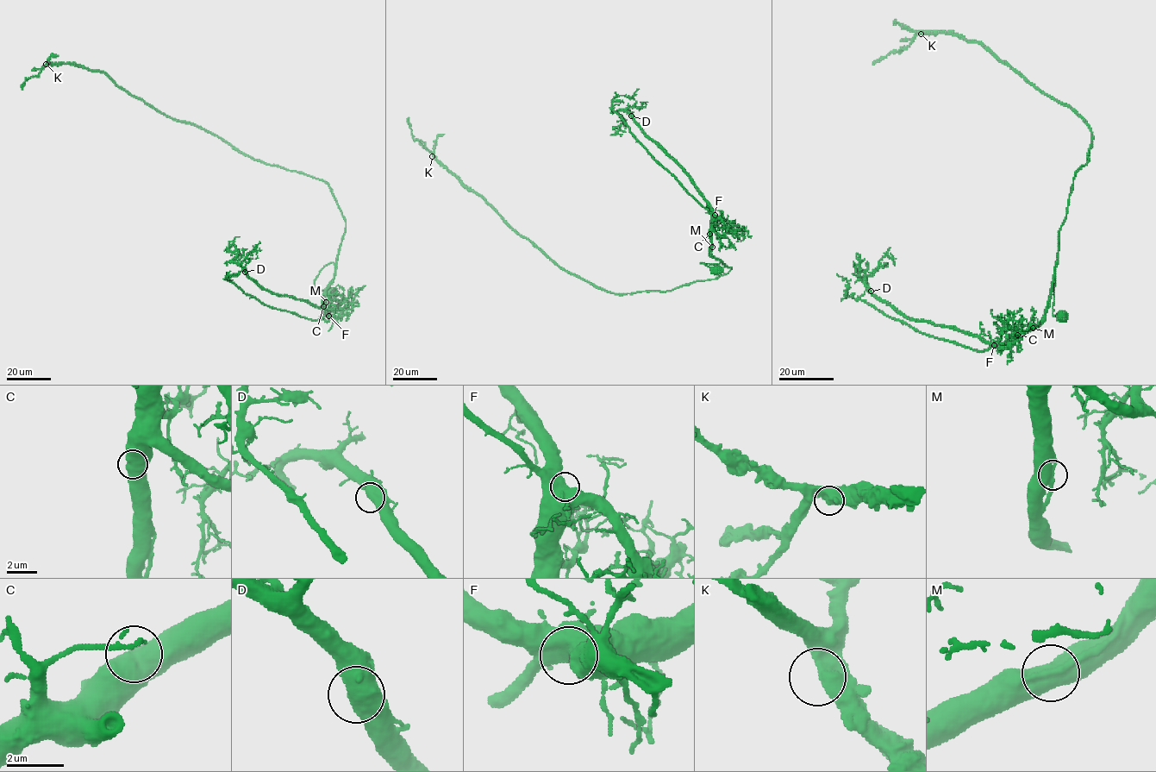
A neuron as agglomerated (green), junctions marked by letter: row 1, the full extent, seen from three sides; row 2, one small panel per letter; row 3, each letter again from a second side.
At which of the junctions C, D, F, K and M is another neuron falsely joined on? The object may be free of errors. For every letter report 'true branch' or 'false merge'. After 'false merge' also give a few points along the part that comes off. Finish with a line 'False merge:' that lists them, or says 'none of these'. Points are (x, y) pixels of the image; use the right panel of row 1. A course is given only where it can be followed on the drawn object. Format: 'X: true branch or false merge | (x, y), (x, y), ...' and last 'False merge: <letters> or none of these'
C: true branch
D: true branch
F: true branch
K: true branch
M: true branch
False merge: none of these

